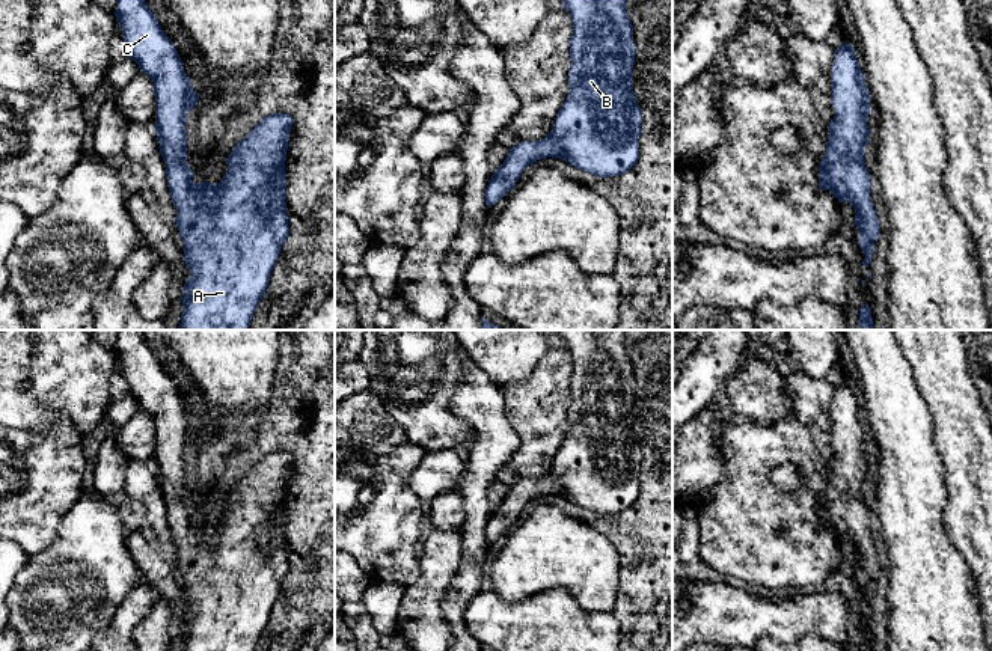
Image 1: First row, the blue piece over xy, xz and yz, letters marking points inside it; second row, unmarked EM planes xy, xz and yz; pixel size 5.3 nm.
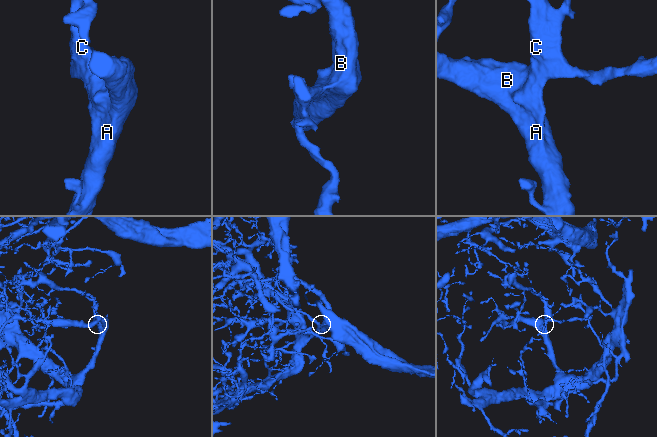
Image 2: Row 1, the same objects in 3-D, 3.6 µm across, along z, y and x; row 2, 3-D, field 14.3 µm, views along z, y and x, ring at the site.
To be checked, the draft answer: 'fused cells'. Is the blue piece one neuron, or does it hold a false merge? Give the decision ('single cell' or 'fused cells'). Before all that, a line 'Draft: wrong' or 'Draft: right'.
Draft: wrong
single cell

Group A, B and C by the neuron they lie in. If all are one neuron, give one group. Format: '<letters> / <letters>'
A B C

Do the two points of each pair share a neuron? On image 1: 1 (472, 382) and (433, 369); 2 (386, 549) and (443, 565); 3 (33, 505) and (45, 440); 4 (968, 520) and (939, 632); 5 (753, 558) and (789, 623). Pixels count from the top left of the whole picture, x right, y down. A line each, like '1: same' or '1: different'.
1: different
2: different
3: same
4: different
5: different

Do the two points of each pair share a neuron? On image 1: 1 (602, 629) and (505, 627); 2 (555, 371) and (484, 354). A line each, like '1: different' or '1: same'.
1: same
2: different

